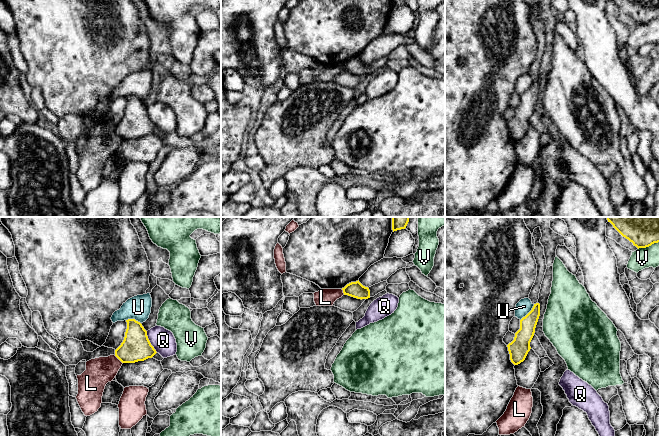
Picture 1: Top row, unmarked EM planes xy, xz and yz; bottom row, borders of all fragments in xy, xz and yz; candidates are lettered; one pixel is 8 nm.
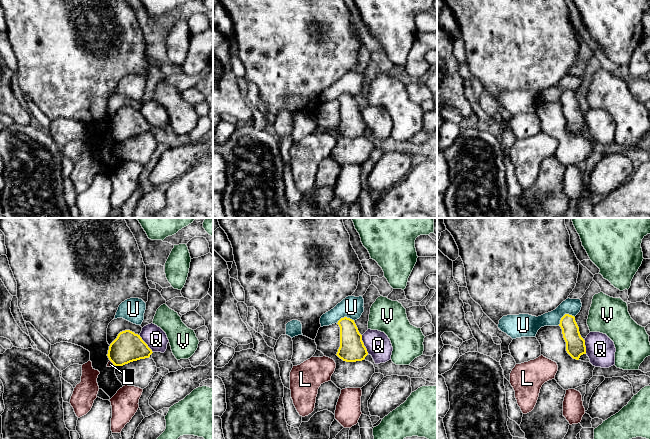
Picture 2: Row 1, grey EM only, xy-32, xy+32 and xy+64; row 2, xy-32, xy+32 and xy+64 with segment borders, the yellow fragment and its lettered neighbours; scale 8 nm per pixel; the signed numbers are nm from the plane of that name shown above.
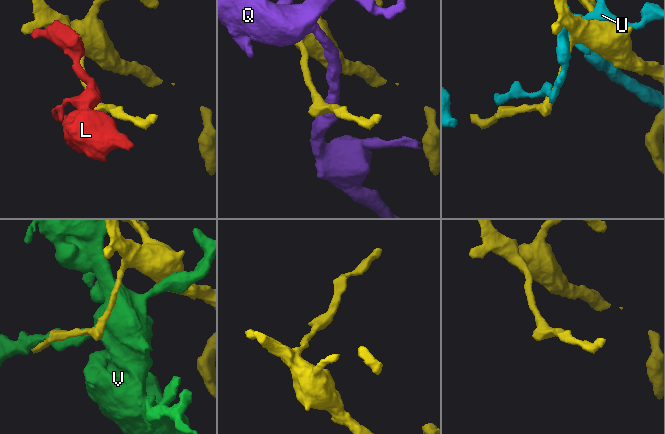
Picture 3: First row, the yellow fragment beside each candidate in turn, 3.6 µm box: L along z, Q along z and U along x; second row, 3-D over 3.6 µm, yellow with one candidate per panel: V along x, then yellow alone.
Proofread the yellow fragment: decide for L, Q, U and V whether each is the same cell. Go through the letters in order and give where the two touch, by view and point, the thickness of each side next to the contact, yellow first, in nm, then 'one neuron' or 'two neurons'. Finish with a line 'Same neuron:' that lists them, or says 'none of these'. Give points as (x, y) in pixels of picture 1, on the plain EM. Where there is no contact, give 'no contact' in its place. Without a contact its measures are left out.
L: contact xy (118, 134); calibres 220 and 220 nm; two neurons
Q: contact xy (149, 118); calibres 220 and 190 nm; two neurons
U: contact yz (529, 88); calibres 140 and 120 nm; two neurons
V: contact yz (648, 22); calibres 190 and 170 nm; two neurons
Same neuron: none of these

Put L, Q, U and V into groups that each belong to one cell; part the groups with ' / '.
L U / Q / V

